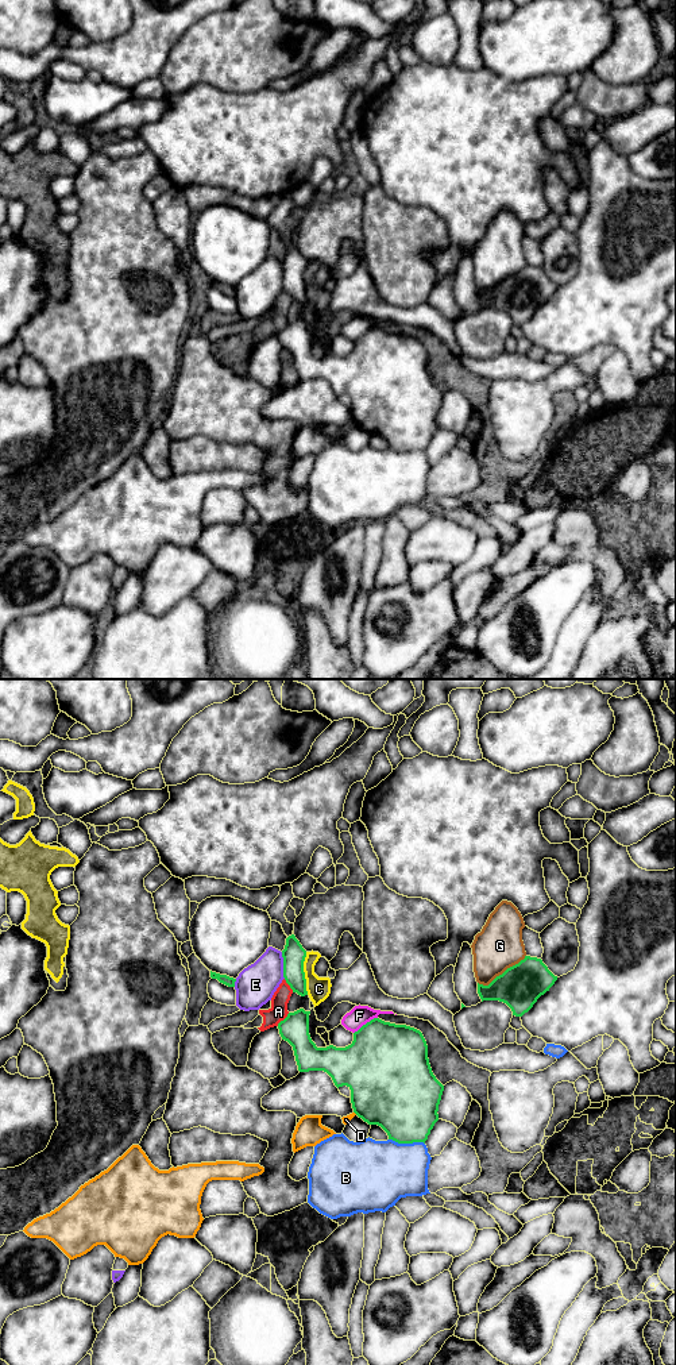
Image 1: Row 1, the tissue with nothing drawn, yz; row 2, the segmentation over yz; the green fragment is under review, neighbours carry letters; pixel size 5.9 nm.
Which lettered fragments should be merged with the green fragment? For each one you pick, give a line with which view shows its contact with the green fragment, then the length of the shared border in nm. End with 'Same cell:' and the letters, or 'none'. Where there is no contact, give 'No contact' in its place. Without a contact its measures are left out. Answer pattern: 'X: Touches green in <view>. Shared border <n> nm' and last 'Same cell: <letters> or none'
Same cell: none

